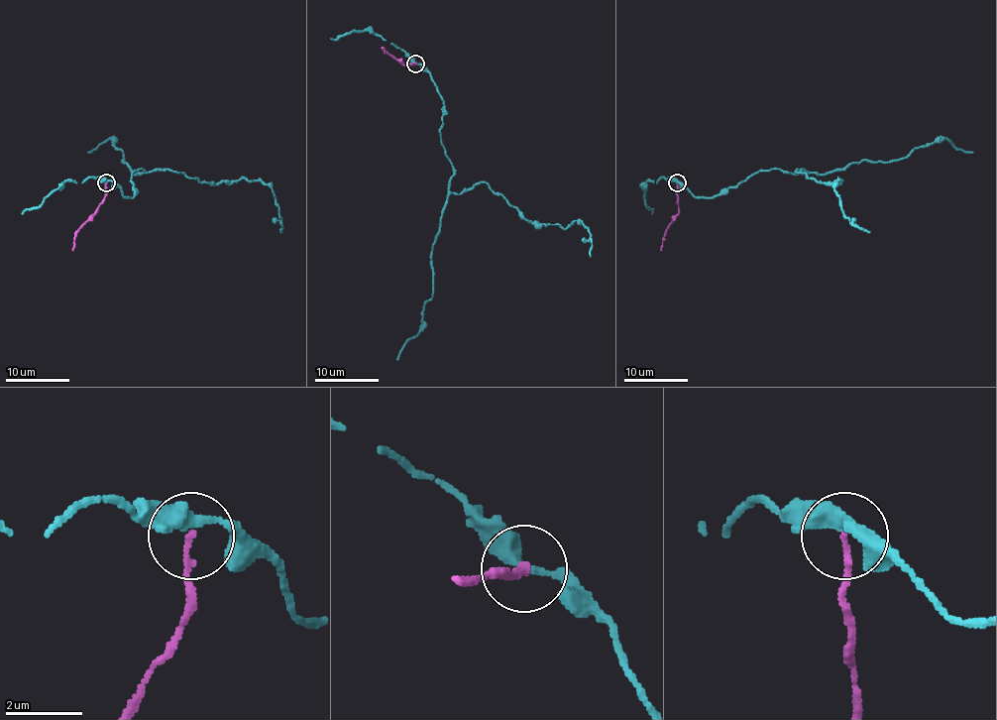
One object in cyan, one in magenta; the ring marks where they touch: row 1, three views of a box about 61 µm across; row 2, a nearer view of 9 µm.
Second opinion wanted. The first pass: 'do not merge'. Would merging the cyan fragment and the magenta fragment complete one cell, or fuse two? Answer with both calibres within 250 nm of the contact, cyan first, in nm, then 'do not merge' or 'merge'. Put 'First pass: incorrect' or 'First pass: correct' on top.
First pass: correct
calibres 360 and 160 nm; do not merge

